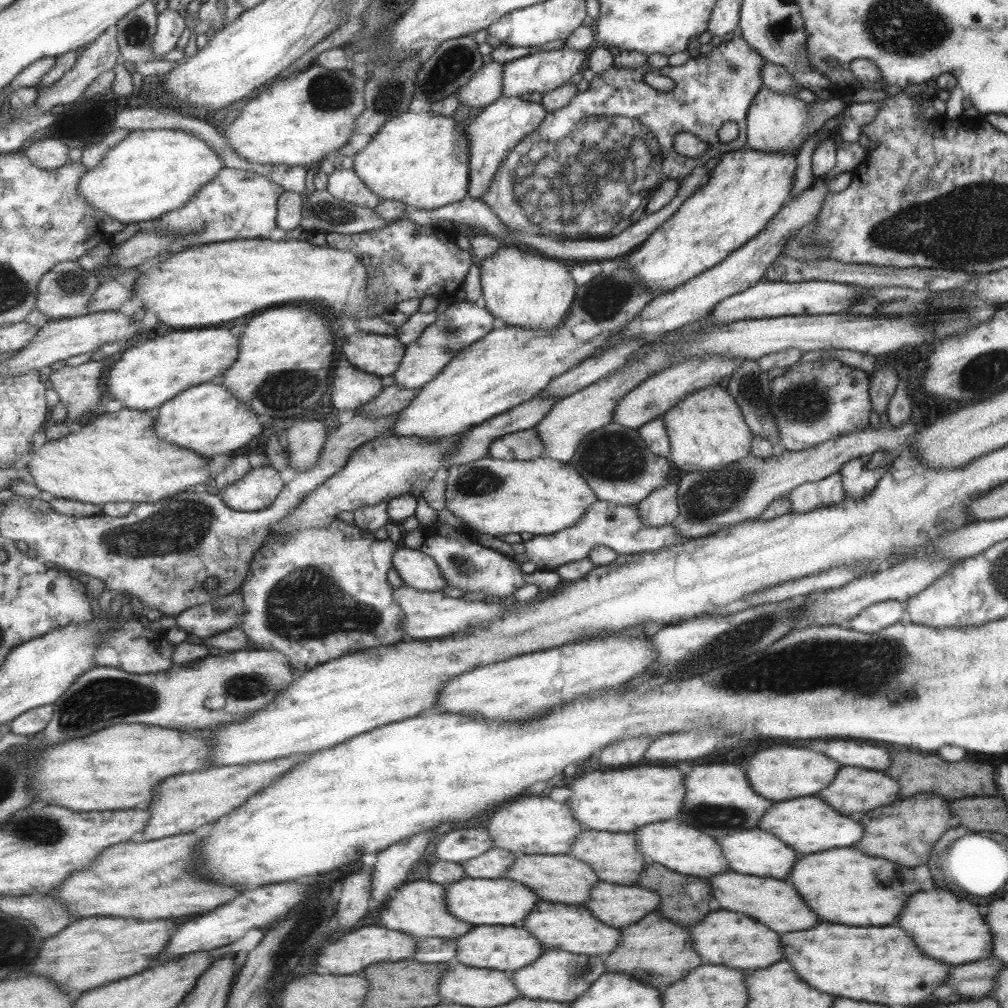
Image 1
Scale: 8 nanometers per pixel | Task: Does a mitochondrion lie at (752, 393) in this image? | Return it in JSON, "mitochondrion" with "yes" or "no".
{"mitochondrion":"yes"}

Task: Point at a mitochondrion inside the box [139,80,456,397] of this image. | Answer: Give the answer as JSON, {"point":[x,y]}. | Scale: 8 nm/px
{"point":[328,212]}

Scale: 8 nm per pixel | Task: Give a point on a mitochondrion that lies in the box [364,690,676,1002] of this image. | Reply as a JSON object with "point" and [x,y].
{"point":[580,969]}

